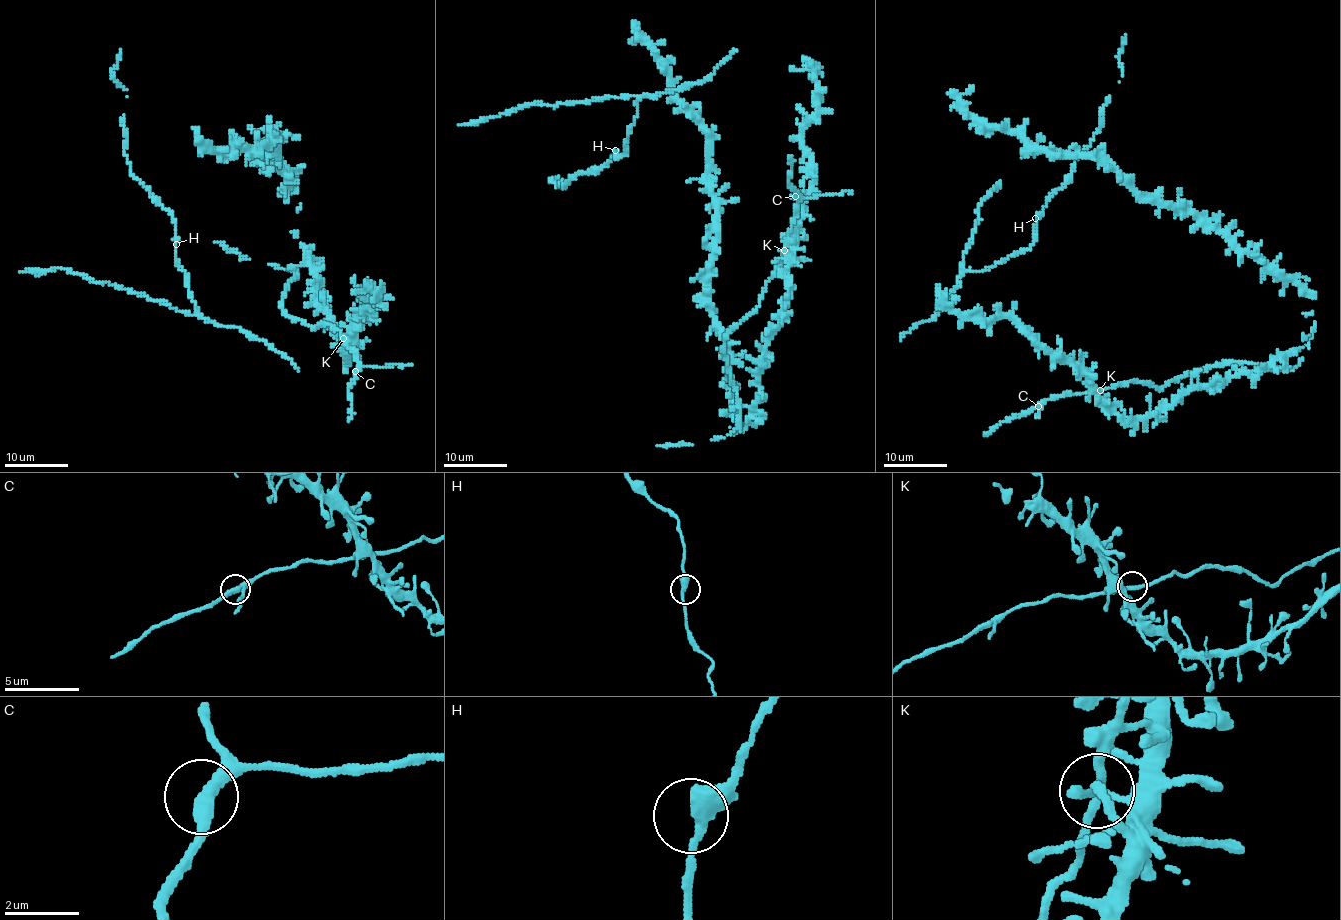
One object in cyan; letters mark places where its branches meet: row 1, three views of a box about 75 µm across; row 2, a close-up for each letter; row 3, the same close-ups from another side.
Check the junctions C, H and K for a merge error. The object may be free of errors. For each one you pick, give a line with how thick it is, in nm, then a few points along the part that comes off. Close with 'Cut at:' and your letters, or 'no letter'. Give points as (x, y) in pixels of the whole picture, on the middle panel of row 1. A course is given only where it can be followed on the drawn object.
Cut at: no letter

